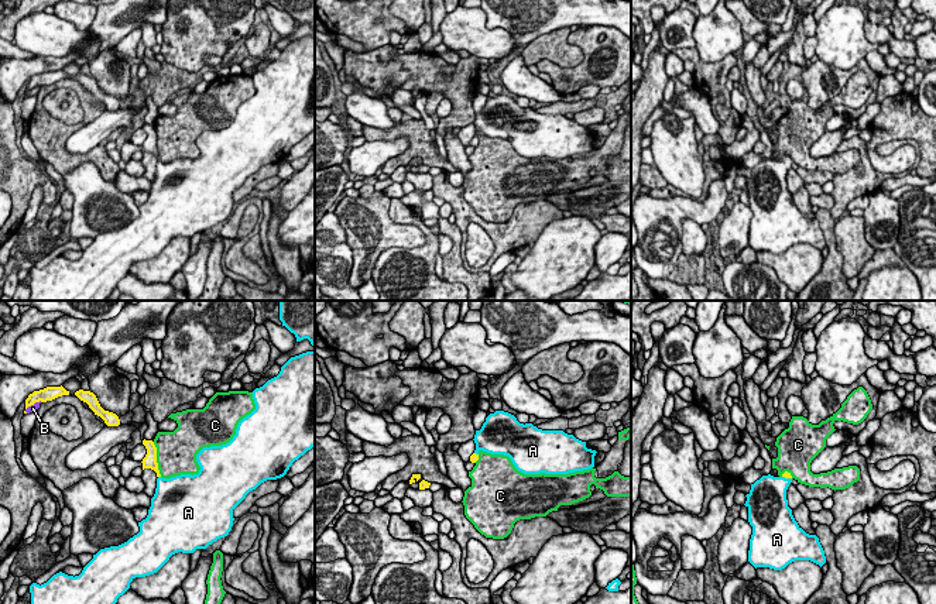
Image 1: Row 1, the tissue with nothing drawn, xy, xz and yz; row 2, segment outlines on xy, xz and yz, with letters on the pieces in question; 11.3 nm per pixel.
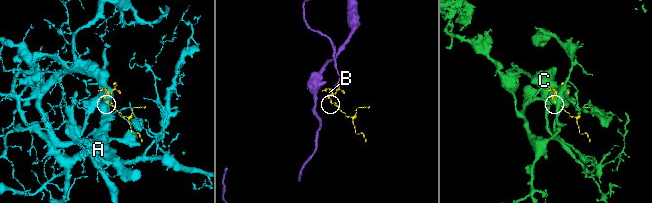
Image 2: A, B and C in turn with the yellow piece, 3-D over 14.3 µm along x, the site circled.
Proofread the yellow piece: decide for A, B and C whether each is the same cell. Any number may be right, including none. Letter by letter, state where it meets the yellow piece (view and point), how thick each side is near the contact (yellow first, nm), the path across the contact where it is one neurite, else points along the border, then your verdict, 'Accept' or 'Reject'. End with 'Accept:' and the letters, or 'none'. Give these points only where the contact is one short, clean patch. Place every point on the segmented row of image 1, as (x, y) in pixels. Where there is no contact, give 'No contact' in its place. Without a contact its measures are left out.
A: Touches yellow at yz (787, 477). Thickness 70 nm (yellow) against 360 nm. Path across: yz (785, 474), (787, 477), (770, 491). Accept
B: Touches yellow at xy (33, 404). Thickness 160 nm (yellow) against 90 nm. Boundary: xy (41, 401), (37, 401), (24, 411). Reject
C: Touches yellow at xy (156, 459). Thickness 160 nm (yellow) against 440 nm. Boundary: xy (153, 442), (157, 469), (161, 476). Reject
Accept: A

